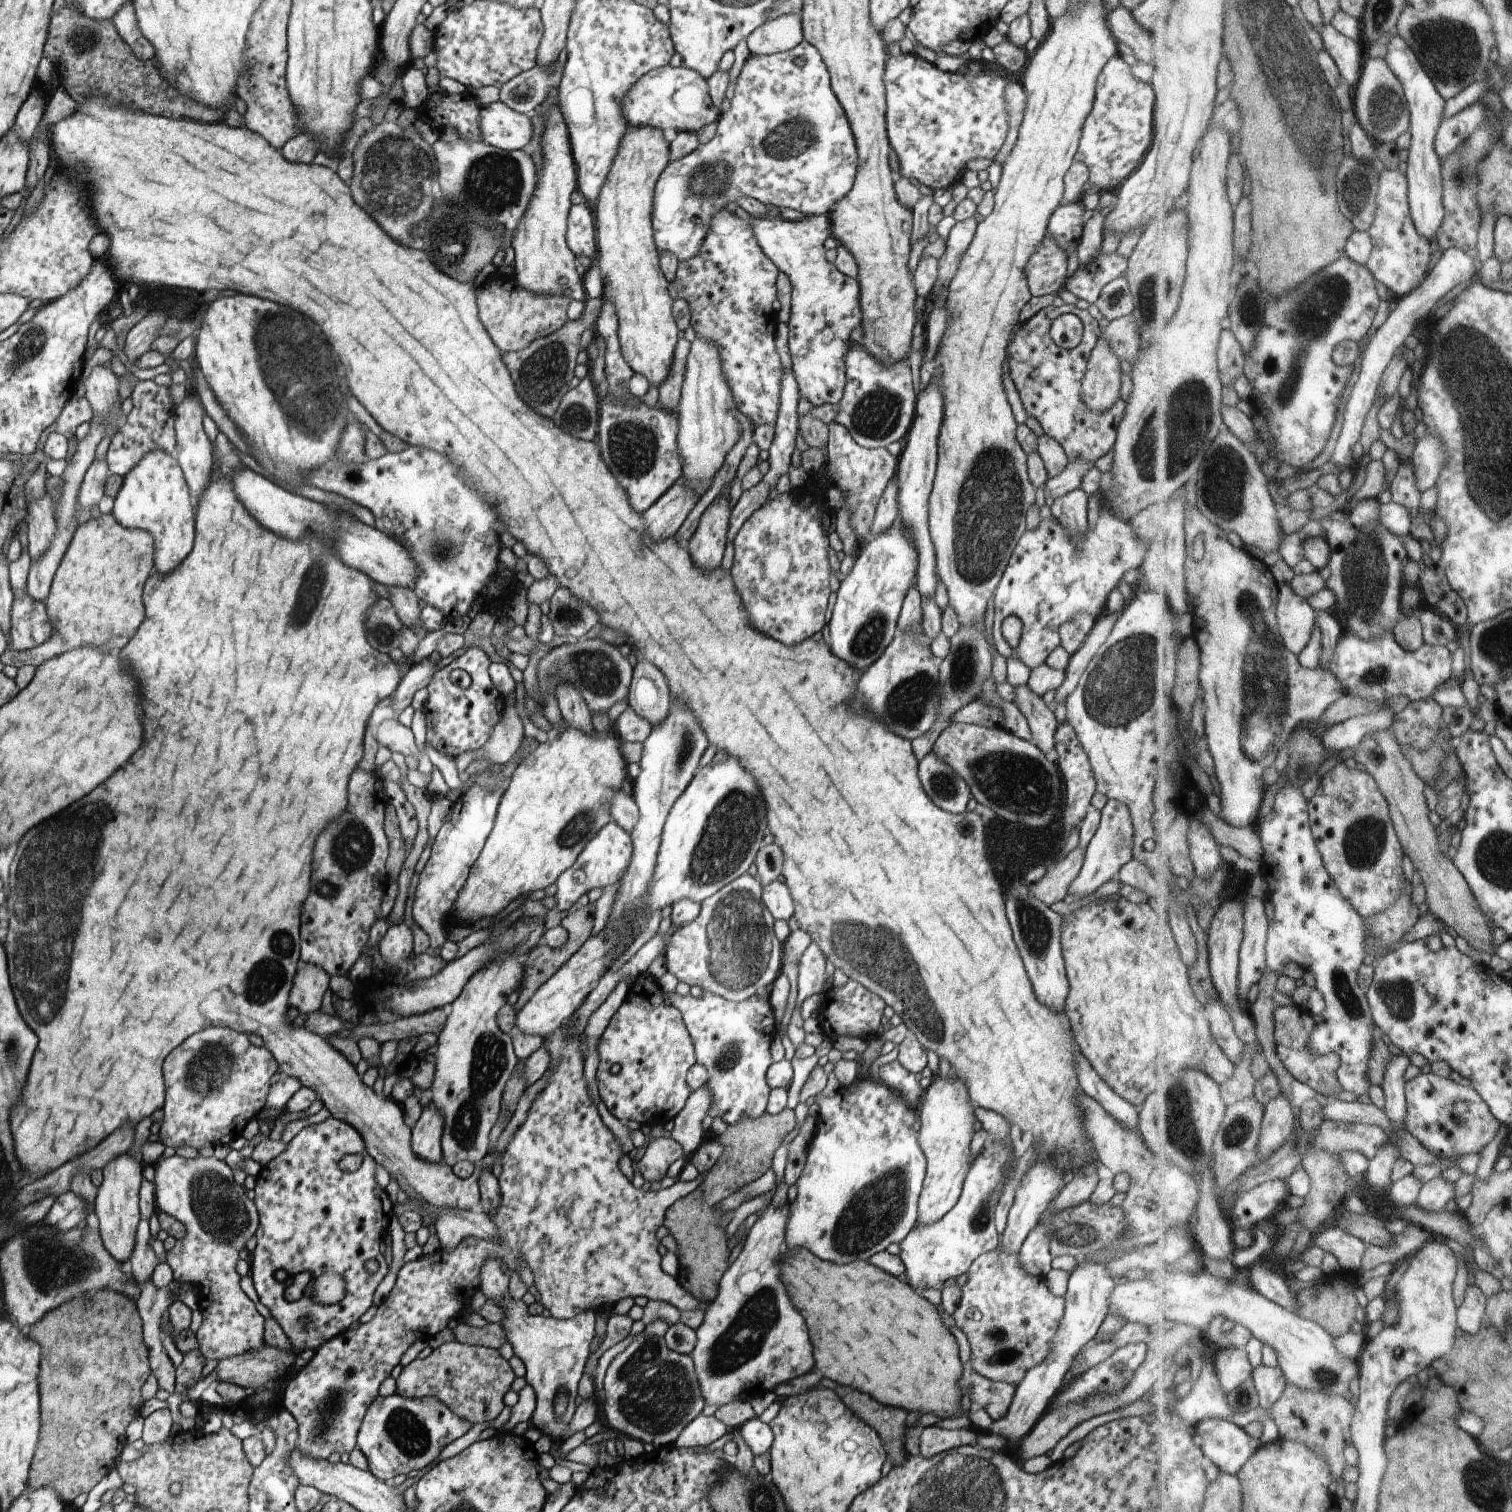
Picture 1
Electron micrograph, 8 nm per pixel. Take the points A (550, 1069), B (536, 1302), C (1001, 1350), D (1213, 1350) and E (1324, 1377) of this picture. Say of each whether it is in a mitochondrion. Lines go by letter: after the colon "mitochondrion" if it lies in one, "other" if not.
A: other
B: other
C: mitochondrion
D: other
E: mitochondrion

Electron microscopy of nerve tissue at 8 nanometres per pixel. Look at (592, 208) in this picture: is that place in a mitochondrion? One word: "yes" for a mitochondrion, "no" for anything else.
no

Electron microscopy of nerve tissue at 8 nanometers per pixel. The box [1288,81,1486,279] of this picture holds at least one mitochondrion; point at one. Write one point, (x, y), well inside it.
(1355, 190)

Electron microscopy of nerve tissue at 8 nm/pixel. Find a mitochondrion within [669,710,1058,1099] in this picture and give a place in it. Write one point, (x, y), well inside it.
(894, 965)

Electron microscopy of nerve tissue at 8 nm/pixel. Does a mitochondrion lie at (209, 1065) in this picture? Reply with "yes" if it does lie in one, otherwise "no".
yes

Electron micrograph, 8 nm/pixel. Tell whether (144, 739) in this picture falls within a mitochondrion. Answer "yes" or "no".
no

